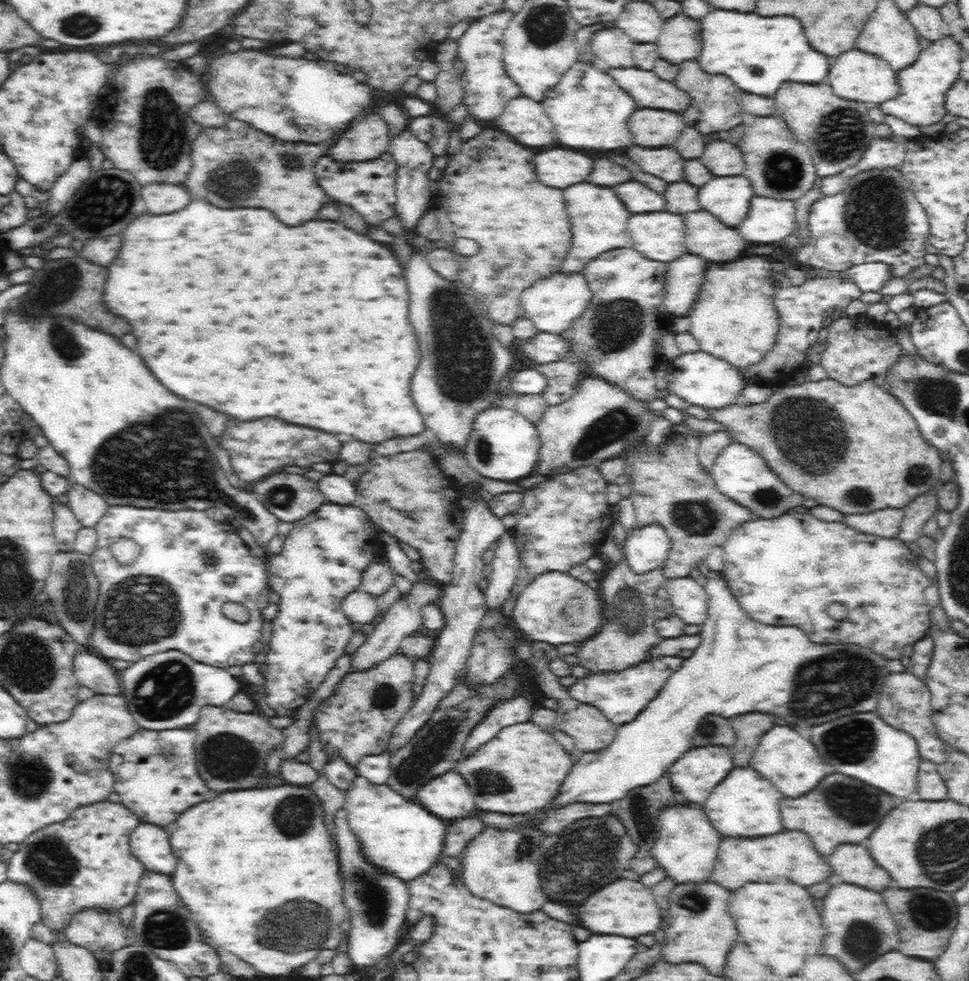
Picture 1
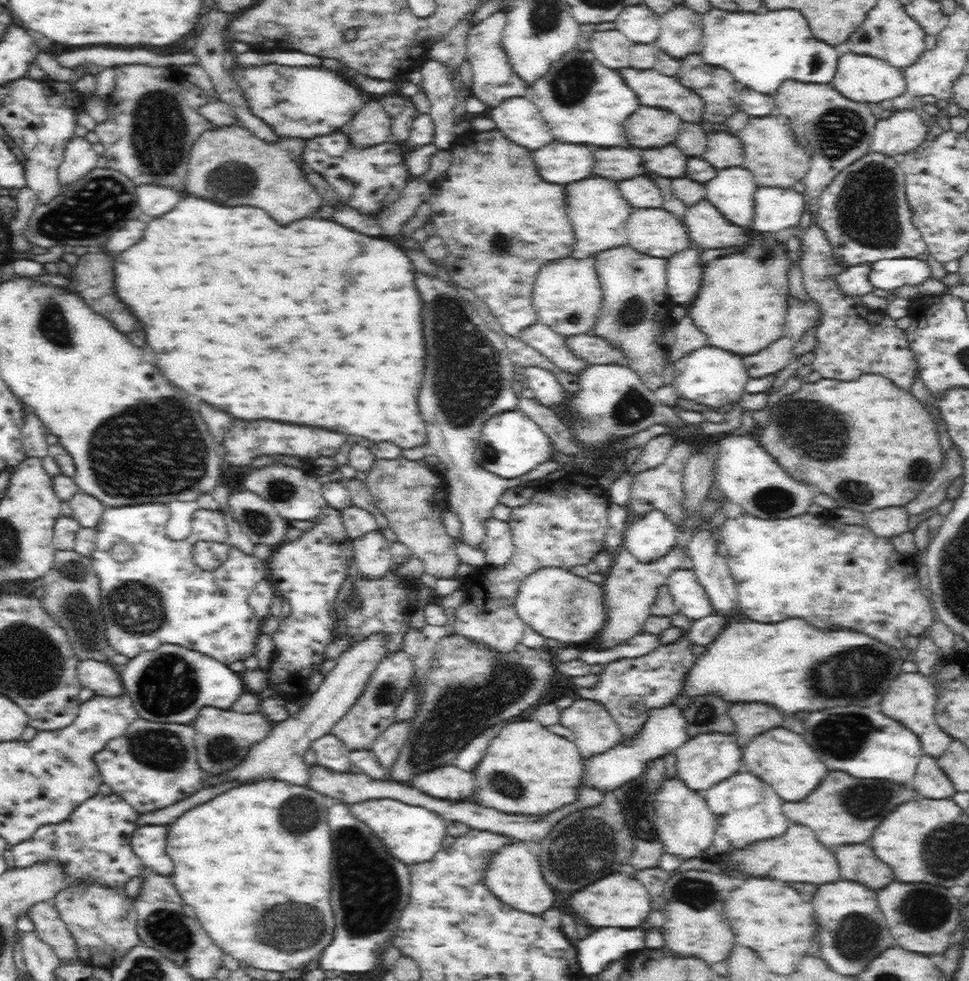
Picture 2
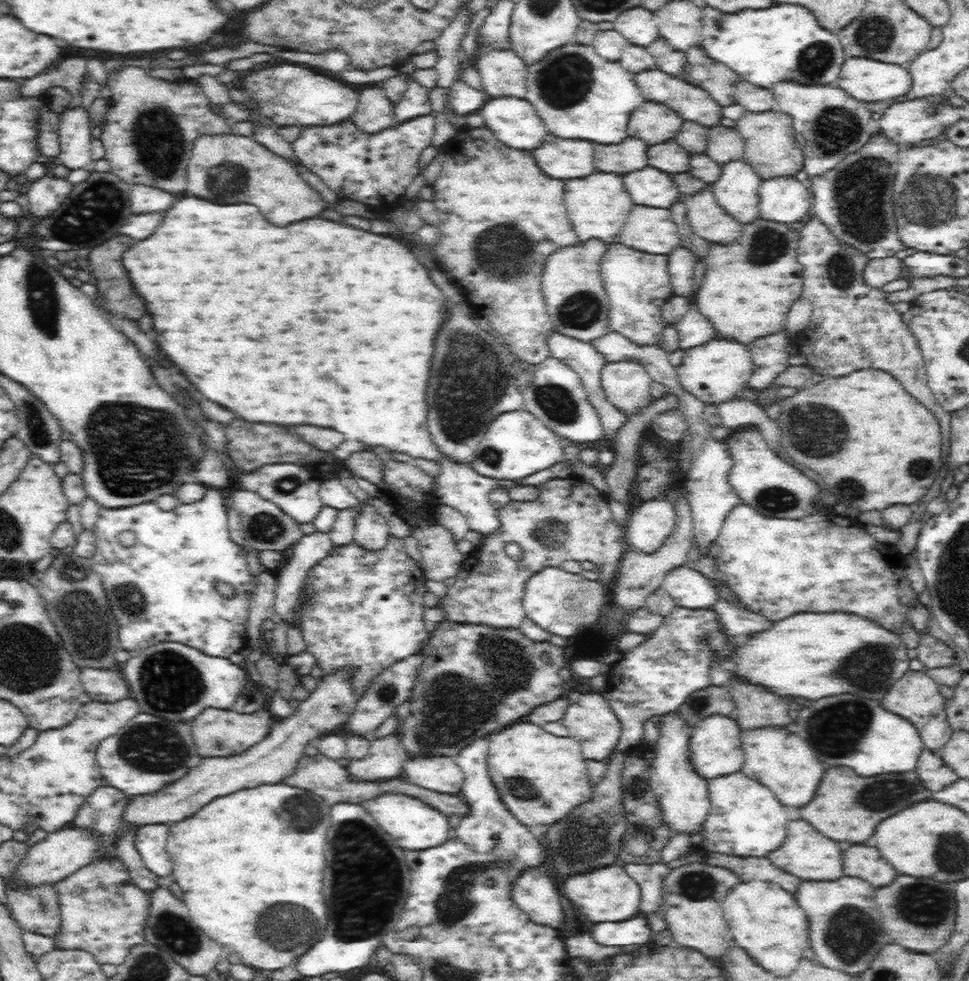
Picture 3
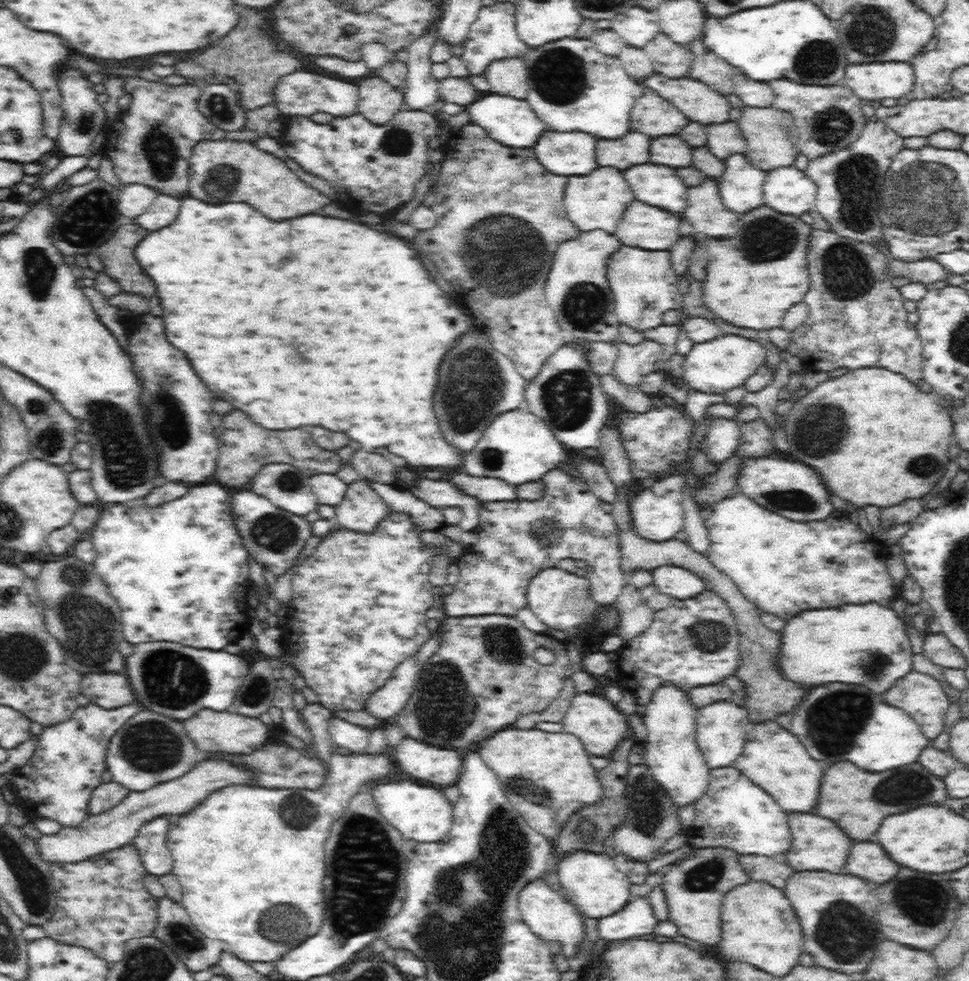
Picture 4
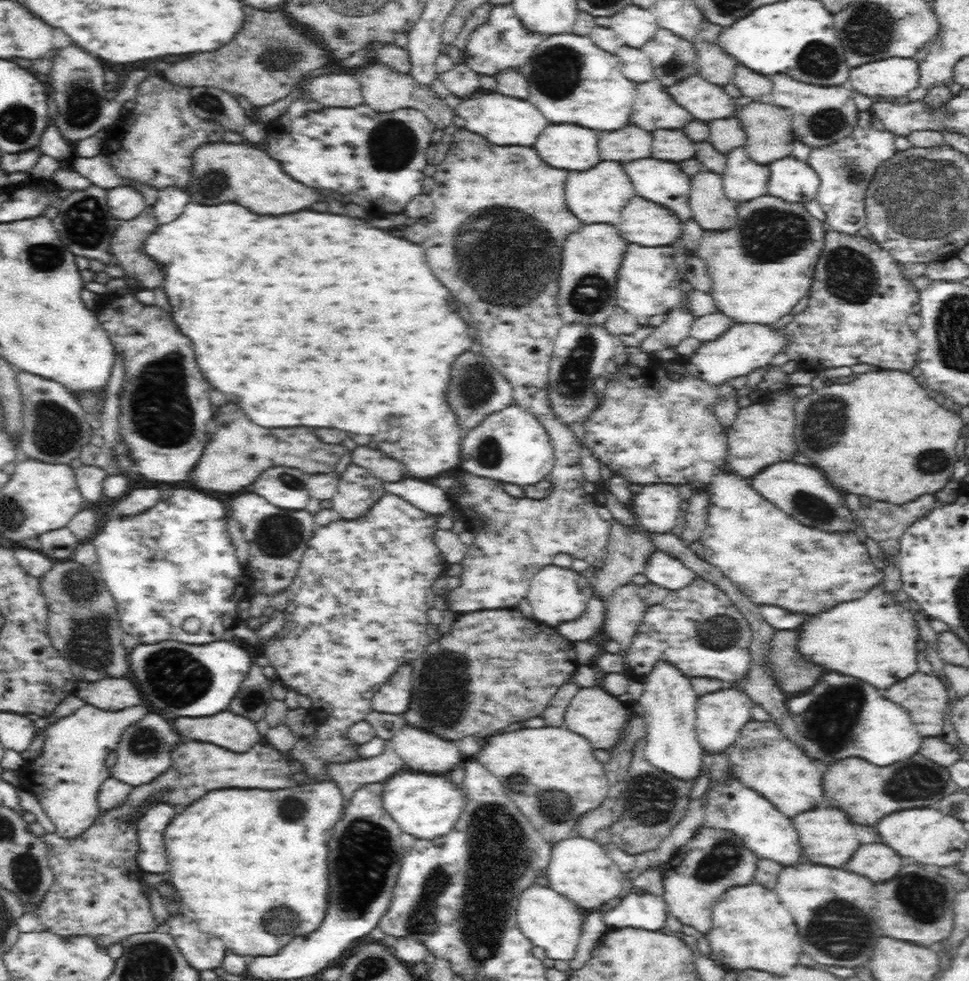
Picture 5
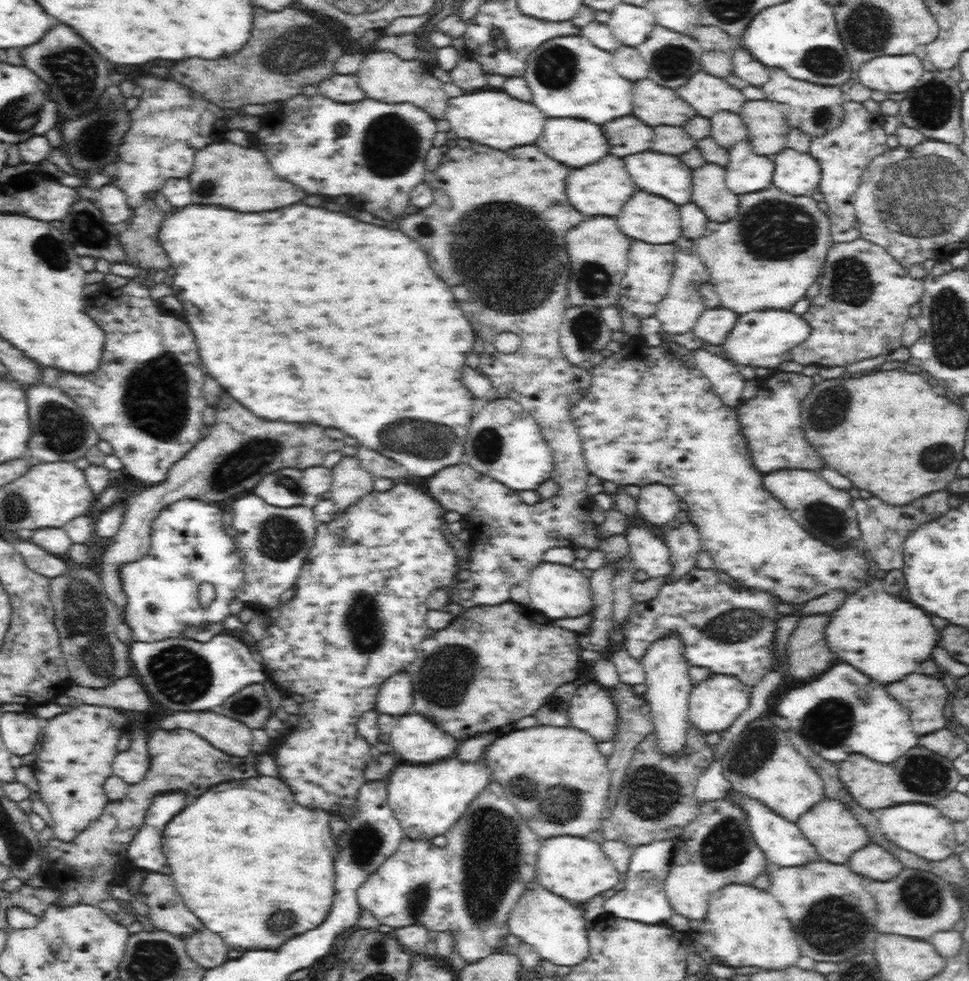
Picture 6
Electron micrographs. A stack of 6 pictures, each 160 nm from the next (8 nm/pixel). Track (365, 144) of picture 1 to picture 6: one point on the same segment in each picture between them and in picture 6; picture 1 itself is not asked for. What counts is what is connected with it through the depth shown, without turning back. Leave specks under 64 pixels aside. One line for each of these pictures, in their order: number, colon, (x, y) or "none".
2: (371, 126)
3: (374, 114)
4: (378, 103)
5: (383, 90)
6: (385, 77)

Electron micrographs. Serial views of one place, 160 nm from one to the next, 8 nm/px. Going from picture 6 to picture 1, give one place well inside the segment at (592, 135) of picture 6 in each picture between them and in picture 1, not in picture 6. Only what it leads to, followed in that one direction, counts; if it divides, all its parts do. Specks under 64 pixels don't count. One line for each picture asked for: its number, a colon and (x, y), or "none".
1: (556, 168)
2: (557, 163)
3: (563, 159)
4: (563, 154)
5: (566, 147)

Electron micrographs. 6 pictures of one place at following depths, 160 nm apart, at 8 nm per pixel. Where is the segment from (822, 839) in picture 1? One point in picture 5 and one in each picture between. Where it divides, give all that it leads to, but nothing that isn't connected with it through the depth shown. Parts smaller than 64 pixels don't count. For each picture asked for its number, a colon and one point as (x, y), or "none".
2: (843, 810)
3: (846, 808)
4: (857, 802)
5: (866, 794)

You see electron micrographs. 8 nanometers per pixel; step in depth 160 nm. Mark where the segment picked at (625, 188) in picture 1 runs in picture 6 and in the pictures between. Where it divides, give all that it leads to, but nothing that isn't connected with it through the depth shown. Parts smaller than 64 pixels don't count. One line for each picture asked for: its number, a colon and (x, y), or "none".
2: (640, 192)
3: (648, 187)
4: (658, 186)
5: (663, 183)
6: (666, 177)

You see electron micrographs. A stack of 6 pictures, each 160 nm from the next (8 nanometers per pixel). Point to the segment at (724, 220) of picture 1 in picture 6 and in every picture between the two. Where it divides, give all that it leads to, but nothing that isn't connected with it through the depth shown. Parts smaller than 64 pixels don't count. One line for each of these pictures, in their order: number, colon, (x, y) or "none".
2: (732, 191)
3: (736, 191)
4: (740, 186)
5: (744, 180)
6: (745, 173)

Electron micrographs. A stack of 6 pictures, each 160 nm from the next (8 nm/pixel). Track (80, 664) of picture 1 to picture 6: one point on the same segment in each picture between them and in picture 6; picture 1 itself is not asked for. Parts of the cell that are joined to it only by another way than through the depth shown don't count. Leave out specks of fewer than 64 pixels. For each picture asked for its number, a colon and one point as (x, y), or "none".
2: (98, 676)
3: (103, 685)
4: (112, 690)
5: (110, 694)
6: (124, 695)

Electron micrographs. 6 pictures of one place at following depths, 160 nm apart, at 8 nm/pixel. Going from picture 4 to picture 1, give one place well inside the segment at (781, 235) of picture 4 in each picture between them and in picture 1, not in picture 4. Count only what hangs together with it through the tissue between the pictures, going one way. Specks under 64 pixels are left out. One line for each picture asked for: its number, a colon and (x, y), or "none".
1: (733, 319)
2: (740, 308)
3: (748, 288)

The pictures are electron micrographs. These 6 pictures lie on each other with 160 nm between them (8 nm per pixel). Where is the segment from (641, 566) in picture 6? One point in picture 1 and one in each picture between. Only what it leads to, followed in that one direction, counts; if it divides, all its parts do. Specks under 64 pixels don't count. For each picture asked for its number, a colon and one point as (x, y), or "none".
1: (690, 601)
2: (690, 600)
3: (690, 589)
4: (681, 584)
5: (667, 572)

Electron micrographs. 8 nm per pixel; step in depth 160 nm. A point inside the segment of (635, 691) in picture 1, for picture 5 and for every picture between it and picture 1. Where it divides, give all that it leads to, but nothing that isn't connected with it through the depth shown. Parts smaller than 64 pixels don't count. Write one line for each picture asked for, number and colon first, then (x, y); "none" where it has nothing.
2: (627, 688)
3: (653, 679)
4: (692, 644)
5: (696, 630)

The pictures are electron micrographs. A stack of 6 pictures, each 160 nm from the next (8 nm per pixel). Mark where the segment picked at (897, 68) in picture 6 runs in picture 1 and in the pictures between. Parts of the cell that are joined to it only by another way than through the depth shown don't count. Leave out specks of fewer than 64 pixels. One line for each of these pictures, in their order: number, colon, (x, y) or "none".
1: (856, 75)
2: (861, 79)
3: (865, 80)
4: (874, 81)
5: (892, 78)

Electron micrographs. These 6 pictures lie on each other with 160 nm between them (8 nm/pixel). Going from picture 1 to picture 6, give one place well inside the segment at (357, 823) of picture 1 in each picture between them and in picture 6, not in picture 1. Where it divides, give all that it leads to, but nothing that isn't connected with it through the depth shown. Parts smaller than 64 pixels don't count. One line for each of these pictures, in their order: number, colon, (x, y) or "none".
2: (412, 834)
3: (412, 825)
4: (417, 813)
5: (423, 806)
6: (427, 801)

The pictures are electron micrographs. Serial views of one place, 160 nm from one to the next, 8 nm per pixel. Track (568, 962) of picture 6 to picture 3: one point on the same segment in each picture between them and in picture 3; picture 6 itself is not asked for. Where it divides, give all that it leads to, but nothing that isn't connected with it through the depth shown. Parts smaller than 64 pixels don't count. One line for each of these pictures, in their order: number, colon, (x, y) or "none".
3: (532, 891)
4: (548, 914)
5: (550, 920)

